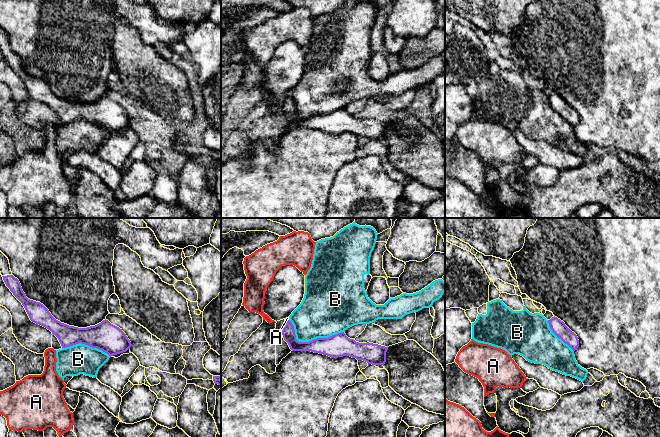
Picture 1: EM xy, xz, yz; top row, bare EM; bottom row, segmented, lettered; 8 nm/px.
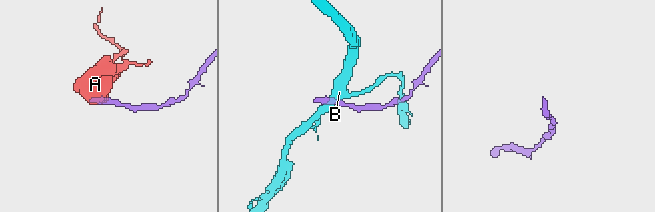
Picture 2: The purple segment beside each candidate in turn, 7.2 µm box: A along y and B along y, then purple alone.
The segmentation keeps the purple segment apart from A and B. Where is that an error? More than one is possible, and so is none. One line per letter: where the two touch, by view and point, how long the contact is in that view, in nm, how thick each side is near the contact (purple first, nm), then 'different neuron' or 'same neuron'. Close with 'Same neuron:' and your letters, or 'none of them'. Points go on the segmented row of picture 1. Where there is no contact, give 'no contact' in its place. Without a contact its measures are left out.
A: meets purple in xz at (286, 323); contact 70 nm long; 110 nm thick on the purple side, 20 nm on the other; same neuron
B: meets purple in xz at (310, 341); contact 460 nm long; 190 nm thick on the purple side, 380 nm on the other; different neuron
Same neuron: A

